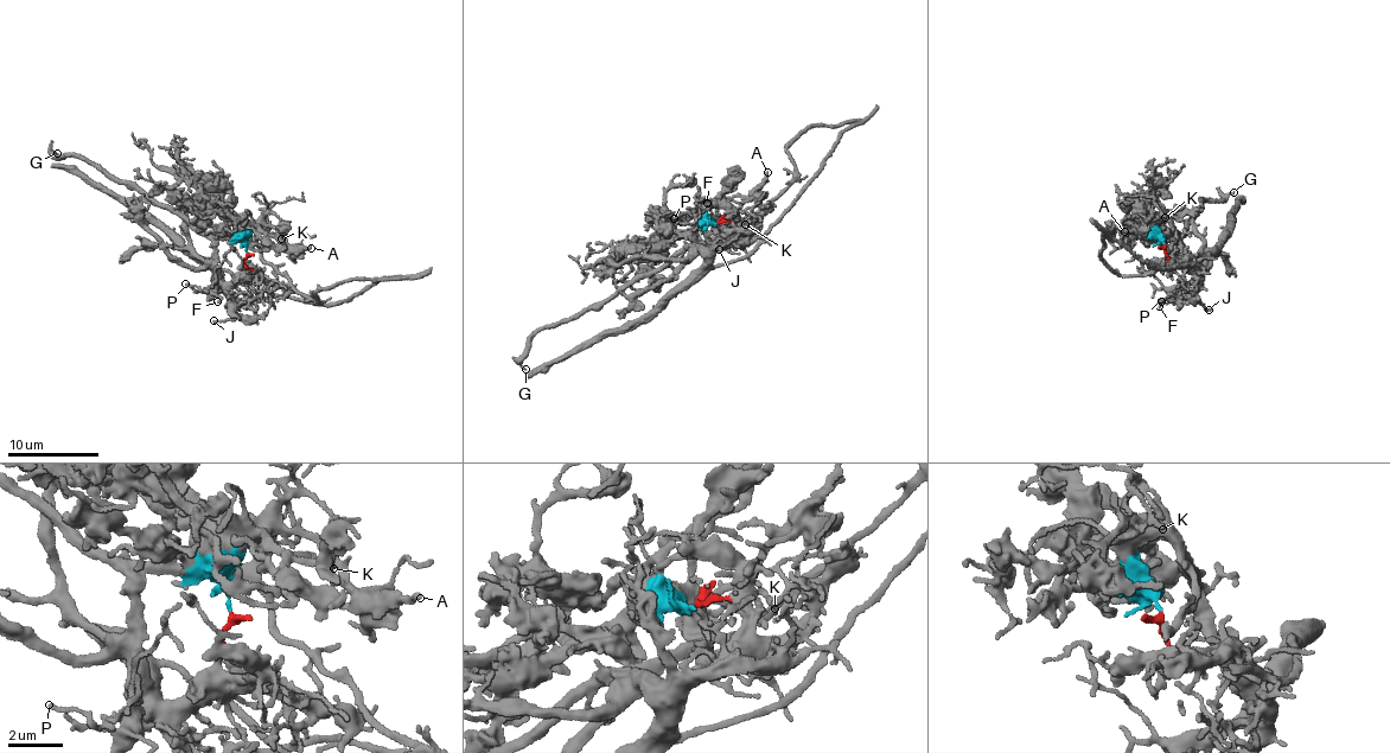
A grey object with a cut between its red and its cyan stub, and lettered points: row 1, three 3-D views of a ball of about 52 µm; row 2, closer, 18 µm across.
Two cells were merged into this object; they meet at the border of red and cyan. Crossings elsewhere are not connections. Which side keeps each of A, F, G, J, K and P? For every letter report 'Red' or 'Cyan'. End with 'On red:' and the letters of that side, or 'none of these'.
A: Cyan
F: Red
G: Cyan
J: Red
K: Cyan
P: Red
On red: F, J, P

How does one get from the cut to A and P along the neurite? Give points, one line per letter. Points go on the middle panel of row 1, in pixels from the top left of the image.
A: (718, 224), (713, 223), (725, 219), (756, 189), (767, 171)
P: (718, 224), (727, 221), (734, 225), (713, 244), (701, 222), (684, 212), (673, 219)

